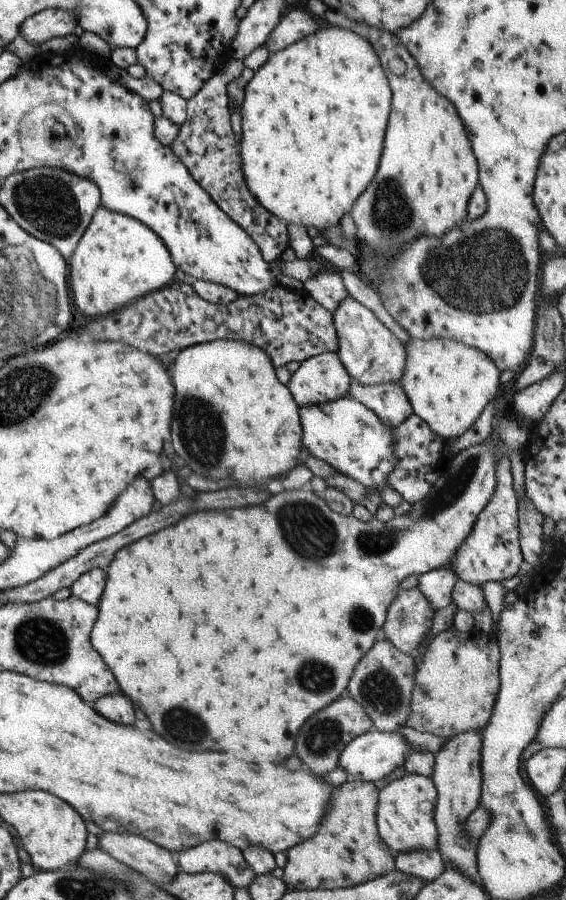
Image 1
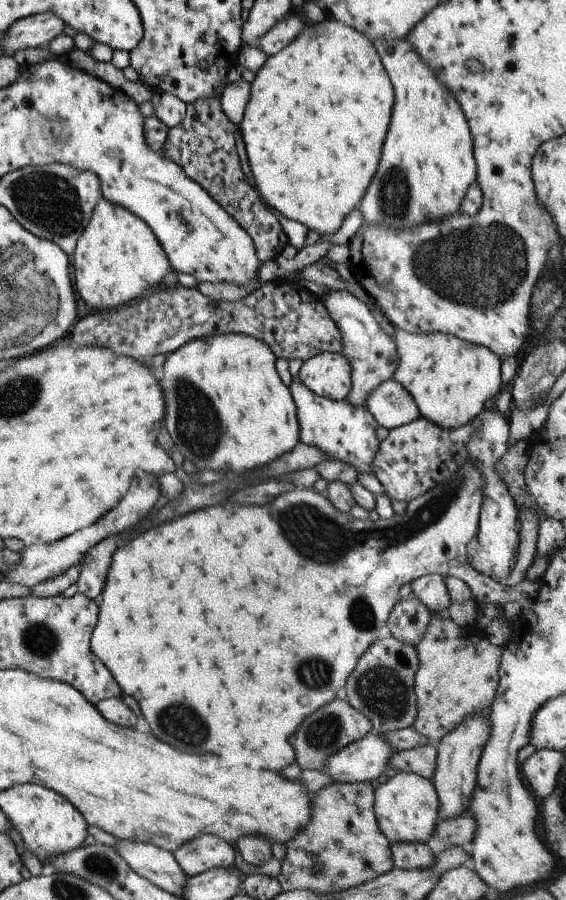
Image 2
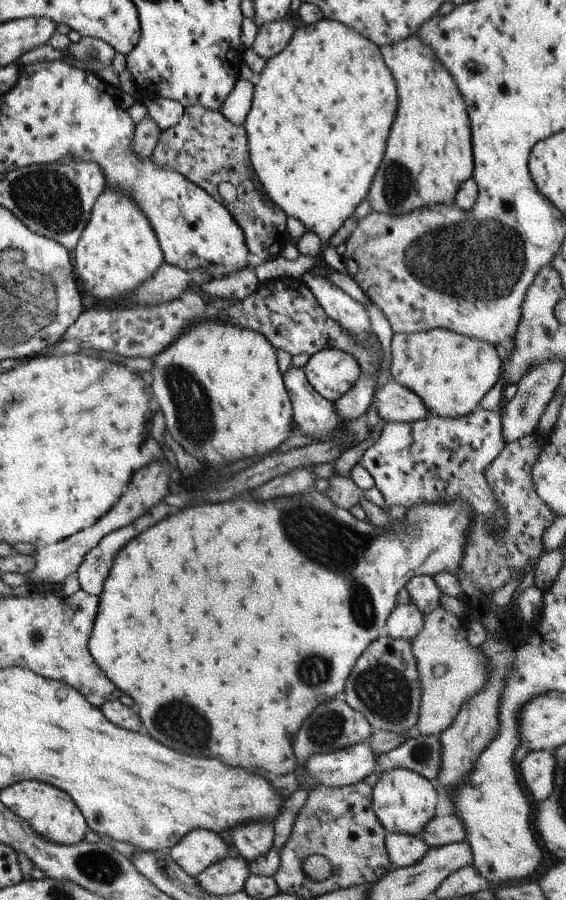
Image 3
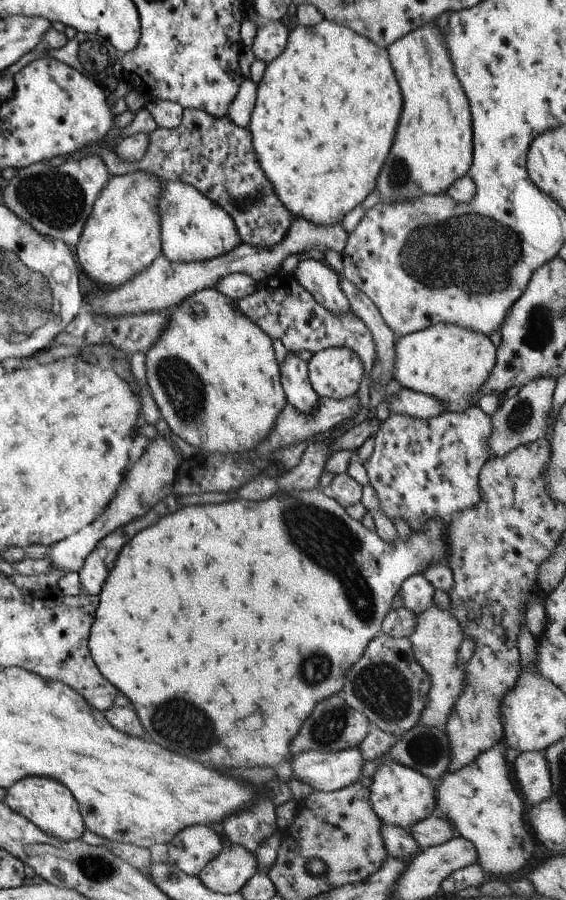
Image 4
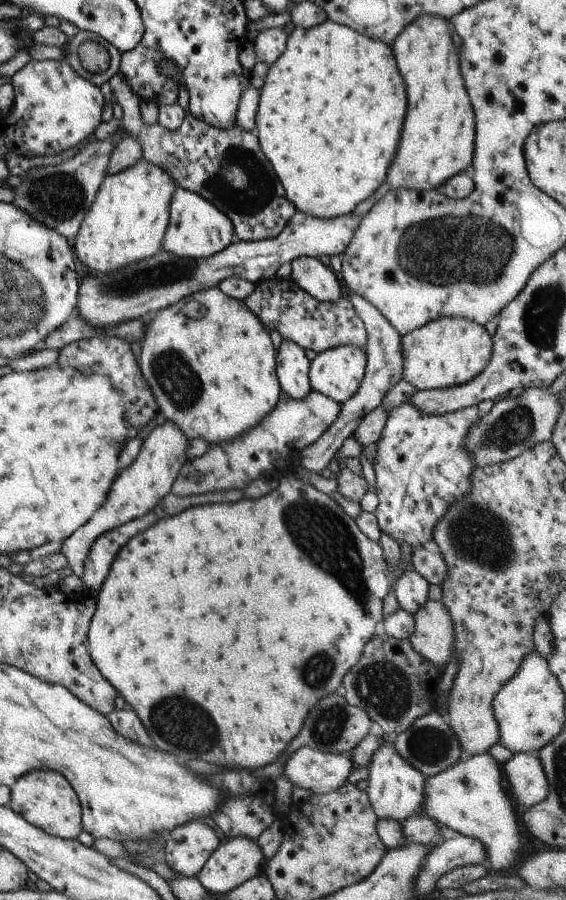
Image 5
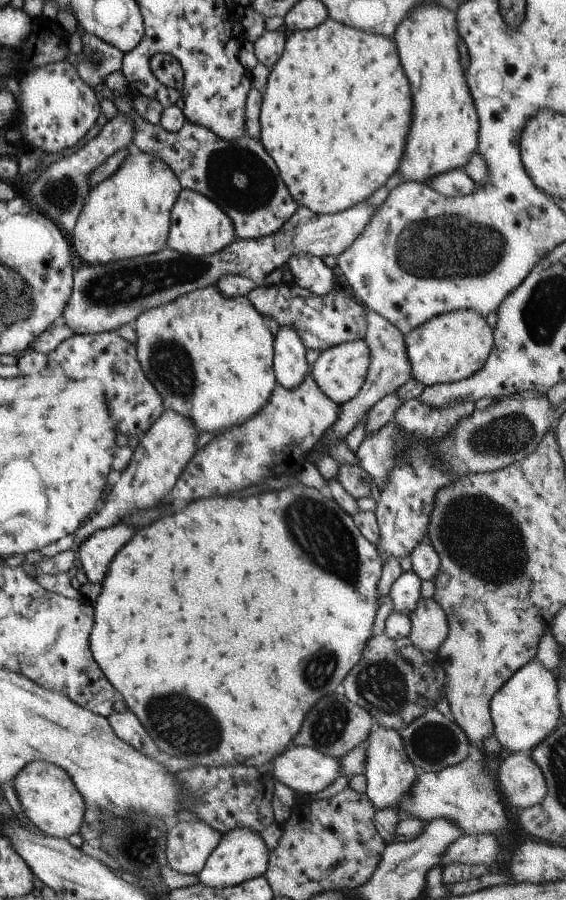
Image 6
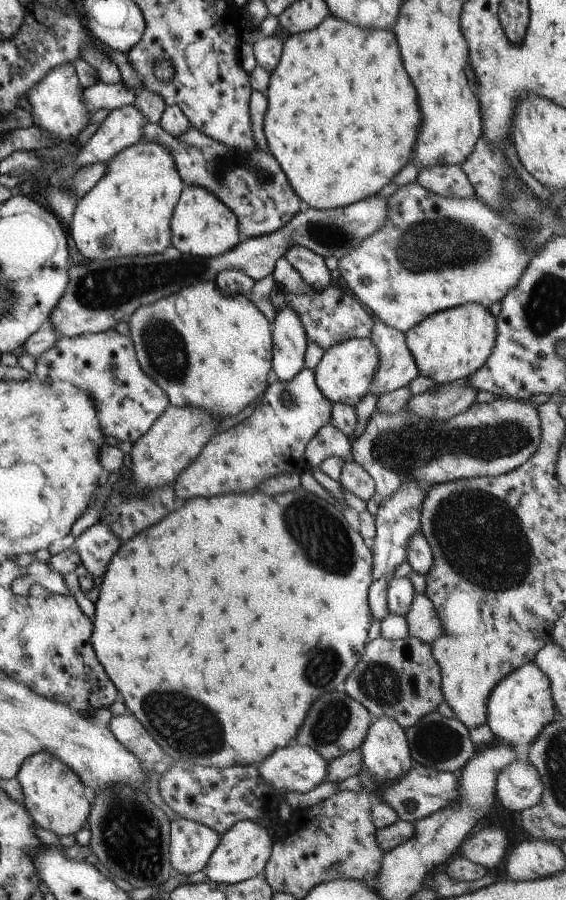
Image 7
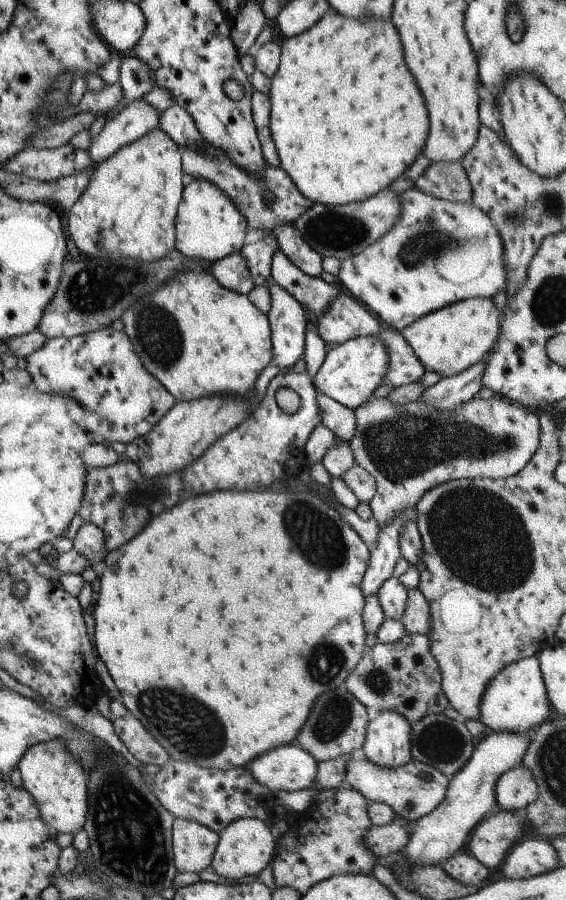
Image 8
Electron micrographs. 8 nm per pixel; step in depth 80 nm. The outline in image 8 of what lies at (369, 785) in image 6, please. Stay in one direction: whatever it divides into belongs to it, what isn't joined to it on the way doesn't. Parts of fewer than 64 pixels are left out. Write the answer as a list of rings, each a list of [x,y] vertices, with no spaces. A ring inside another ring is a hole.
[[[394,710],[371,714],[362,745],[365,759],[373,765],[393,769],[410,759],[411,724]]]

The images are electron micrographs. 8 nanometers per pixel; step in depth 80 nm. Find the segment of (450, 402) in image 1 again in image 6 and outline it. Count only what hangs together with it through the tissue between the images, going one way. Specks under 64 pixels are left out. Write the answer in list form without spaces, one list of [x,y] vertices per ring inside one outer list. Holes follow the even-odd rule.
[[[473,309],[438,314],[404,334],[411,376],[424,386],[454,383],[475,374],[493,348],[492,330]]]

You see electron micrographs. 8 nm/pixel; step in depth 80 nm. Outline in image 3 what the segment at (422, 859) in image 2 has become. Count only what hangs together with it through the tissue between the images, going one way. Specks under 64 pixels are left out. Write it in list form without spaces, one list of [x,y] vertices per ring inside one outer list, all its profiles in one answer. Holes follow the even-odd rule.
[[[387,831],[384,841],[393,868],[415,864],[415,861],[418,861],[428,849],[421,838],[408,834]]]

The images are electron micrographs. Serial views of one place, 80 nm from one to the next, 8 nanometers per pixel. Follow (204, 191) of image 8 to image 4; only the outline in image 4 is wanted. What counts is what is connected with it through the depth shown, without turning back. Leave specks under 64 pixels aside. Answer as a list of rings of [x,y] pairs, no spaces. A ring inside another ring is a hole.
[[[159,180],[160,249],[167,260],[201,262],[228,253],[228,250],[241,242],[232,218],[220,206],[191,185],[181,181]]]

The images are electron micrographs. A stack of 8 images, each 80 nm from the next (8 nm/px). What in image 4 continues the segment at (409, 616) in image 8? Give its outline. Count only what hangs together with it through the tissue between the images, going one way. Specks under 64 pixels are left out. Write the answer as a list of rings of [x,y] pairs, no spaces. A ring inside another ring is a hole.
[[[429,605],[423,612],[416,614],[413,632],[408,636],[416,661],[430,676],[427,704],[421,709],[419,723],[428,727],[445,726],[447,717],[464,685],[464,664],[457,664],[455,656],[463,638],[459,623],[450,610],[440,610],[437,605]]]

